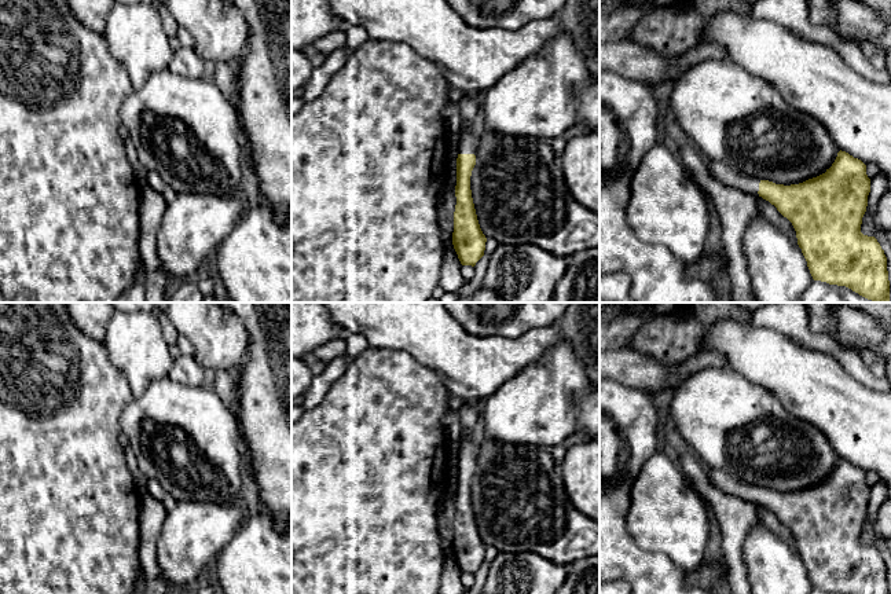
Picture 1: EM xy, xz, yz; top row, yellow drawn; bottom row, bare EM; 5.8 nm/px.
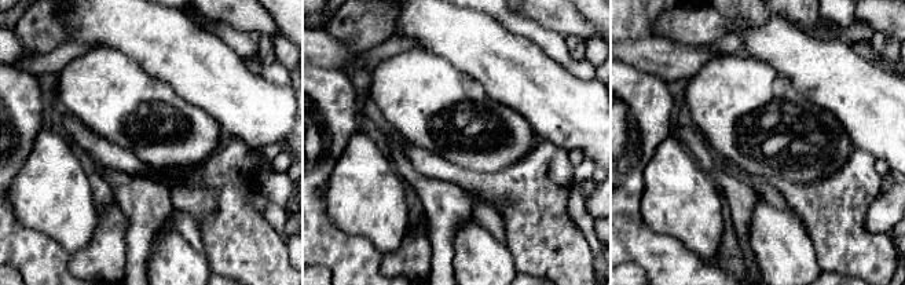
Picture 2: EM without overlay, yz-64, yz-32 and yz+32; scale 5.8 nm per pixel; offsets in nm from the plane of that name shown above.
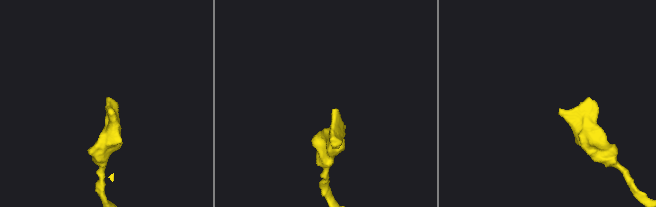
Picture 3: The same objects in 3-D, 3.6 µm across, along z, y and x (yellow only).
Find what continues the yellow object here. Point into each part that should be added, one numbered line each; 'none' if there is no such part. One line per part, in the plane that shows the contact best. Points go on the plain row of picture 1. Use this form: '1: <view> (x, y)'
1: xz (466, 454)

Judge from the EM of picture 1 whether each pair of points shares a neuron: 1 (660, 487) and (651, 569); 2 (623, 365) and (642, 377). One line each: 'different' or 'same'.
1: different
2: same

